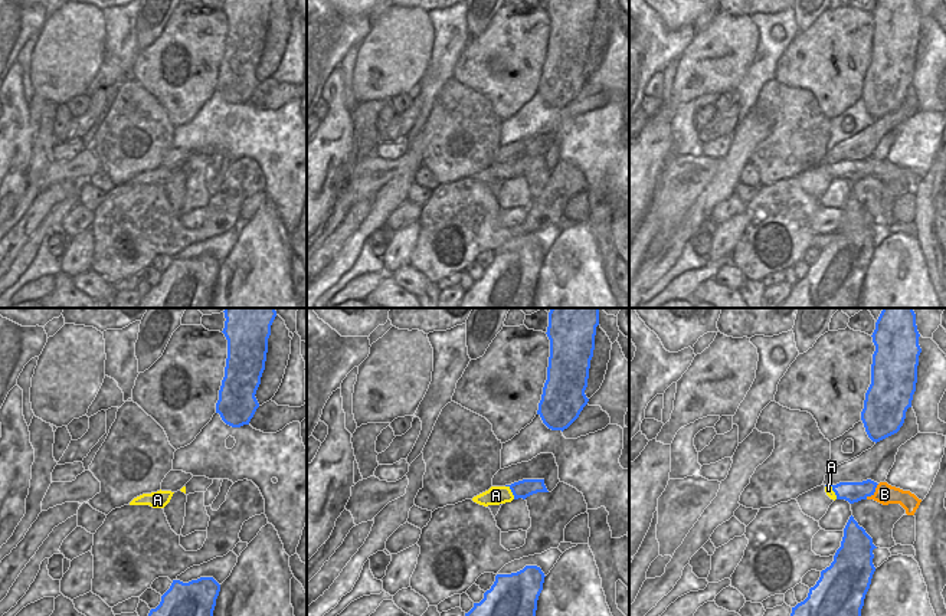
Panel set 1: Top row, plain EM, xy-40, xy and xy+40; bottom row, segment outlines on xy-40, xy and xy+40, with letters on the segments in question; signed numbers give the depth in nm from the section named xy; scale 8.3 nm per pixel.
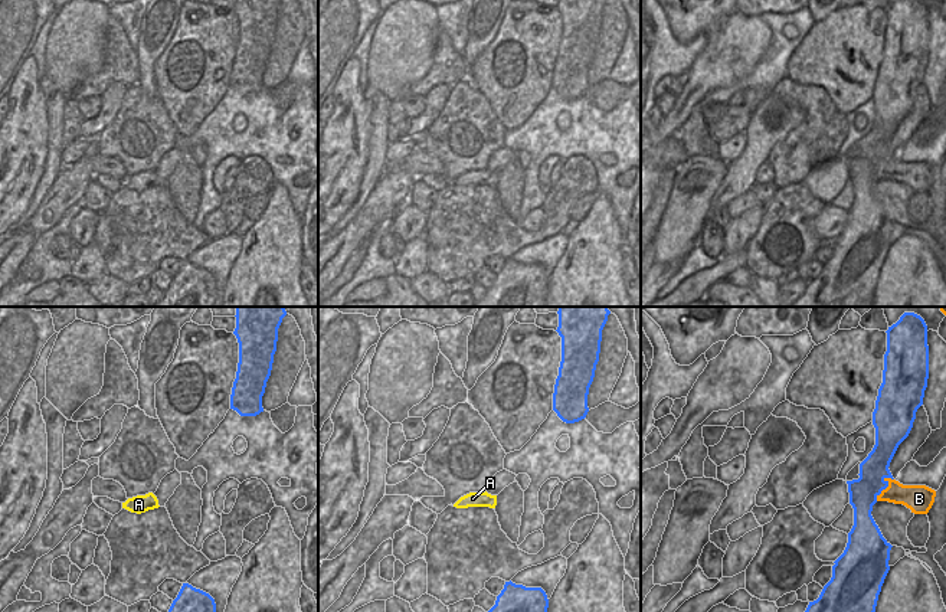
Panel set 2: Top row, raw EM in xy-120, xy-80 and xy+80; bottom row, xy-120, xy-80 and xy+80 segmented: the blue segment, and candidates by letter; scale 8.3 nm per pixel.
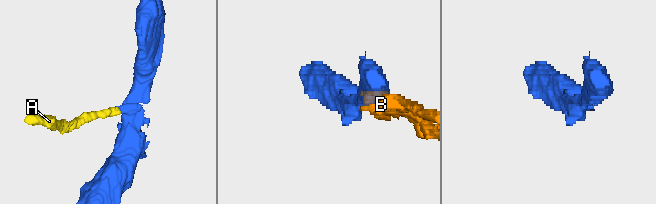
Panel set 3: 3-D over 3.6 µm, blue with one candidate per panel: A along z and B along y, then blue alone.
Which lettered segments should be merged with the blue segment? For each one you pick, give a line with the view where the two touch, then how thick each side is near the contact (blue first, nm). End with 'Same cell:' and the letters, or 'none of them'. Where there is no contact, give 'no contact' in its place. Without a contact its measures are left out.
Same cell: none of them

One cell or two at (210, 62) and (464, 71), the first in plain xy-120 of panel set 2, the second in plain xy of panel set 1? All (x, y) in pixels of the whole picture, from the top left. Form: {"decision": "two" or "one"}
{"decision": "one"}

